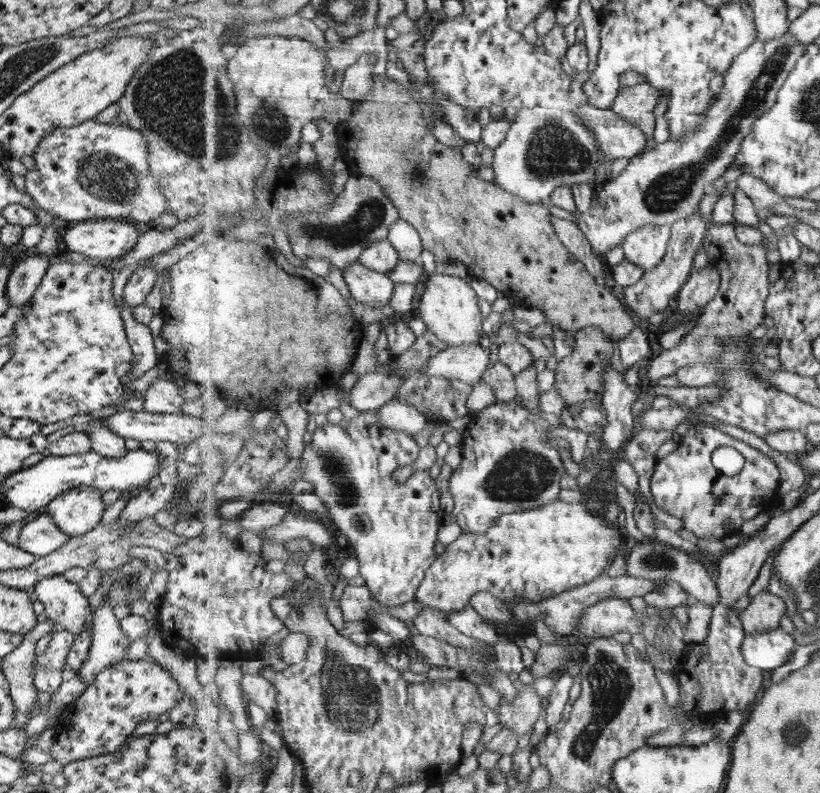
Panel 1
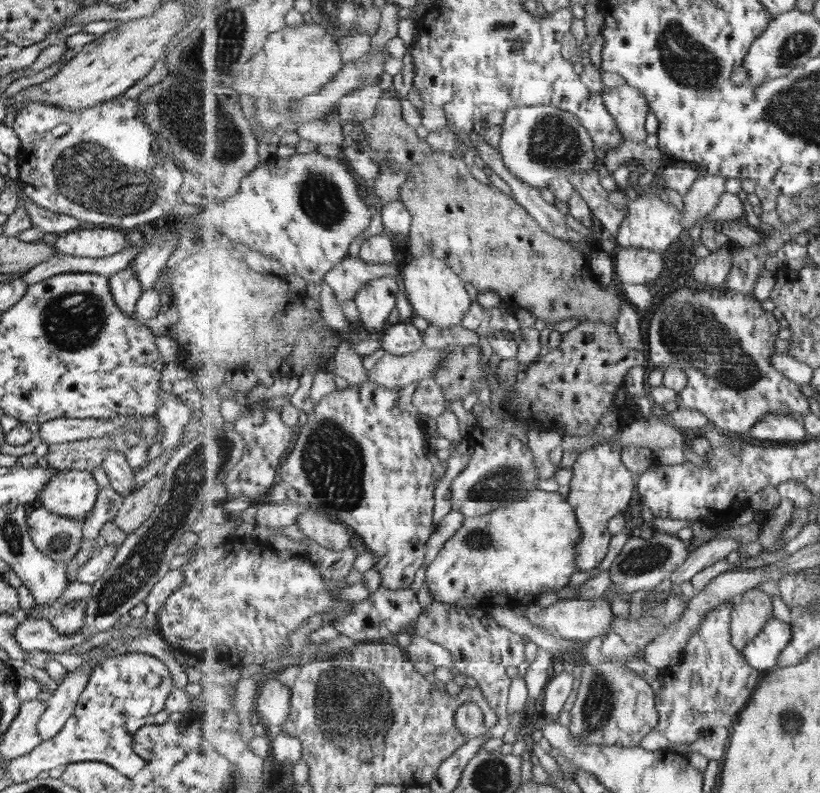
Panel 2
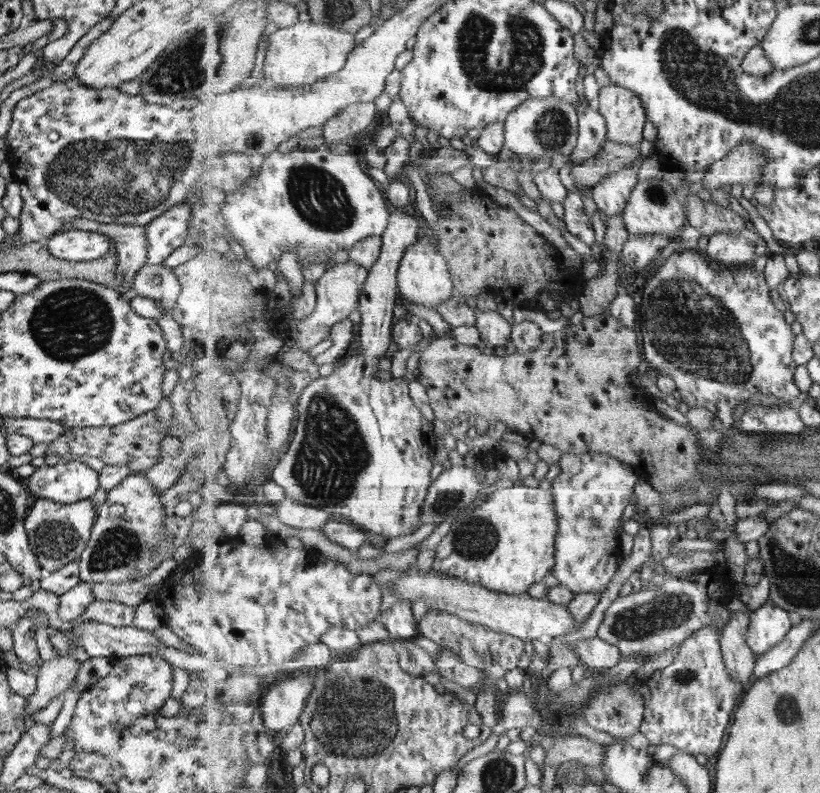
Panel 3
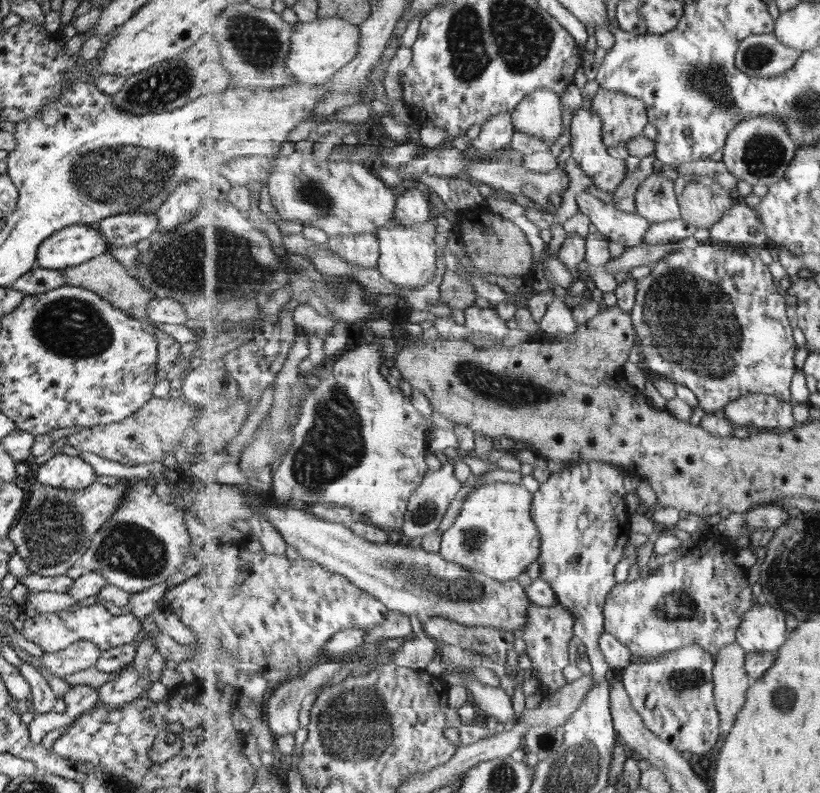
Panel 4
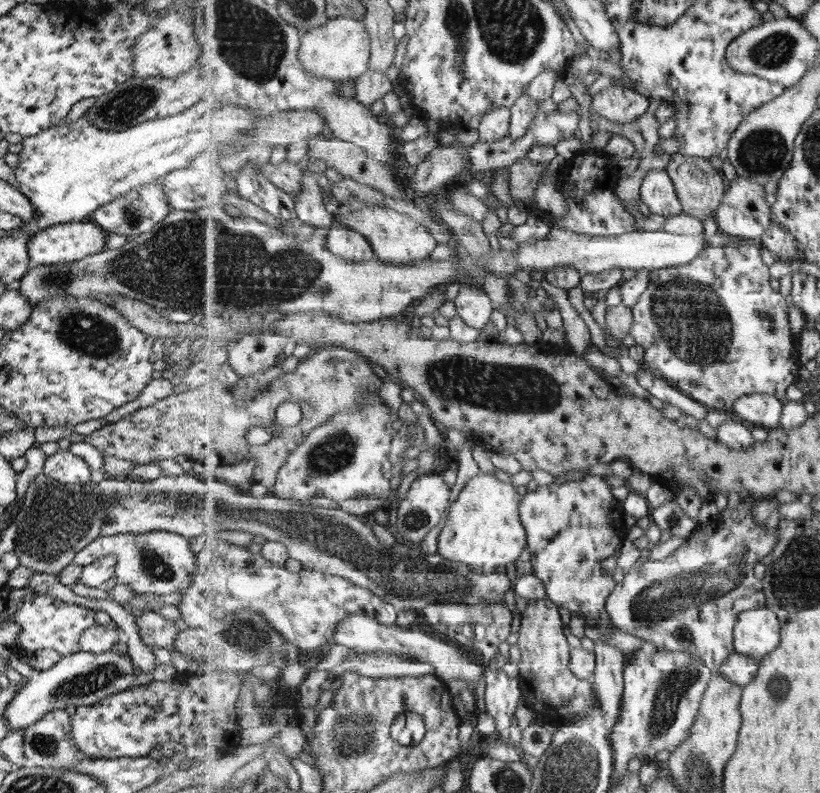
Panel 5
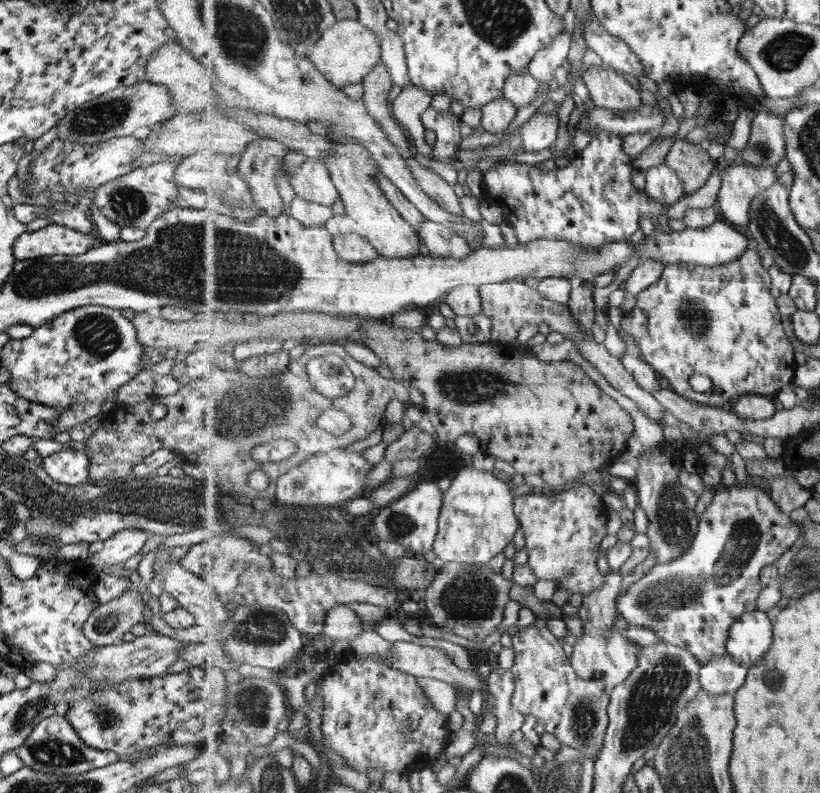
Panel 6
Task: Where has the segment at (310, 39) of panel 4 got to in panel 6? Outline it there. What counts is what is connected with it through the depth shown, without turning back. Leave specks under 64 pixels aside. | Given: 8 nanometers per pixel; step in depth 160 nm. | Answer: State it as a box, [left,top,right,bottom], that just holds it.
[308,18,382,88]

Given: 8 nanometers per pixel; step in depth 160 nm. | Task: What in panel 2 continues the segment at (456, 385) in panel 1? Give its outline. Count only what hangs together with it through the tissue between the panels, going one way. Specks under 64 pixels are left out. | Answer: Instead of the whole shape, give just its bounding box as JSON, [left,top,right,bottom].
[413,376,450,419]

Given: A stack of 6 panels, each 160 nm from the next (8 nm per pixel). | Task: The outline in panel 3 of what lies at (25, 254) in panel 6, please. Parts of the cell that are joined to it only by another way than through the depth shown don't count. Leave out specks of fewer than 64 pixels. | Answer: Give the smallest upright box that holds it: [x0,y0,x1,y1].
[45,230,112,262]

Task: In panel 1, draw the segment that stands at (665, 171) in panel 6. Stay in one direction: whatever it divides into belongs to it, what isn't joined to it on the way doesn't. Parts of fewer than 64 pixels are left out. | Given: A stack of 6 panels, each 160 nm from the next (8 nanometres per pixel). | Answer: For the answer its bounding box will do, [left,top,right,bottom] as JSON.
[622,225,672,271]

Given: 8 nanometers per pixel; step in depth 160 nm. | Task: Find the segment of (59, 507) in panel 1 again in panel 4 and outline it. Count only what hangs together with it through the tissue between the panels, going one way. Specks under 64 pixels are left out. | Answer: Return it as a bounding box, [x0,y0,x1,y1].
[35,453,95,490]

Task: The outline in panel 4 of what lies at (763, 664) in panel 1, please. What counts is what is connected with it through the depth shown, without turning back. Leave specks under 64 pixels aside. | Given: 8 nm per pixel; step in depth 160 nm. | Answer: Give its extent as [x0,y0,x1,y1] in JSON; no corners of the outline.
[736,601,788,653]

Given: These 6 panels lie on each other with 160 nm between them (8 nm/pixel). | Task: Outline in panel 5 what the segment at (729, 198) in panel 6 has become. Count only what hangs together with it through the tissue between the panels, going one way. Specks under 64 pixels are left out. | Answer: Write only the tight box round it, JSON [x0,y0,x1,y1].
[716,174,772,243]

